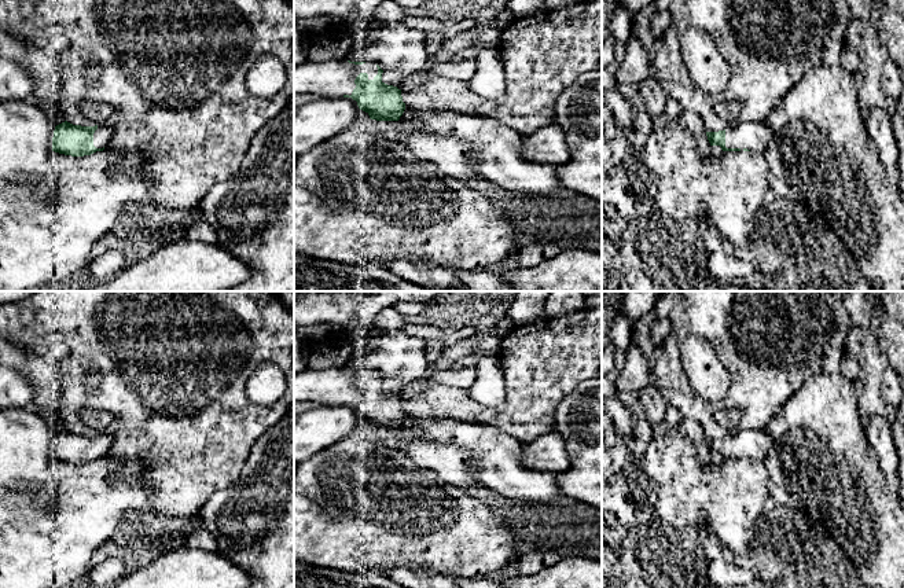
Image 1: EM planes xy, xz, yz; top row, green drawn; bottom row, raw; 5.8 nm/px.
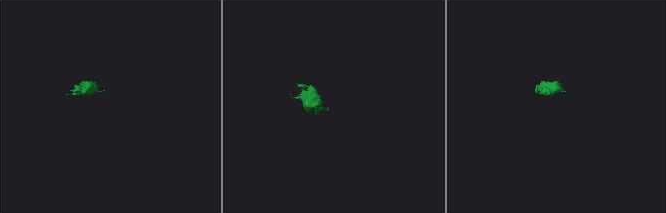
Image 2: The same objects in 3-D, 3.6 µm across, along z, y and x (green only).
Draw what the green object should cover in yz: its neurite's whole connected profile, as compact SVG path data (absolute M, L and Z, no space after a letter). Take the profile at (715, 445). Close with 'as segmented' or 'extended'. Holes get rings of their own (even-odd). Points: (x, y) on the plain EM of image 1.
M765 429L730 431L724 438L706 440L710 453L723 459L752 459L764 462L773 446L773 438Z; extended

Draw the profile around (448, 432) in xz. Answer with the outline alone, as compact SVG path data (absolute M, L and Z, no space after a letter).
M405 414L398 429L371 427L368 420L363 419L353 433L396 449L416 437L460 446L477 460L475 477L481 486L508 499L552 503L562 496L556 473L526 467L521 457L523 444L495 426L453 419L423 419Z

